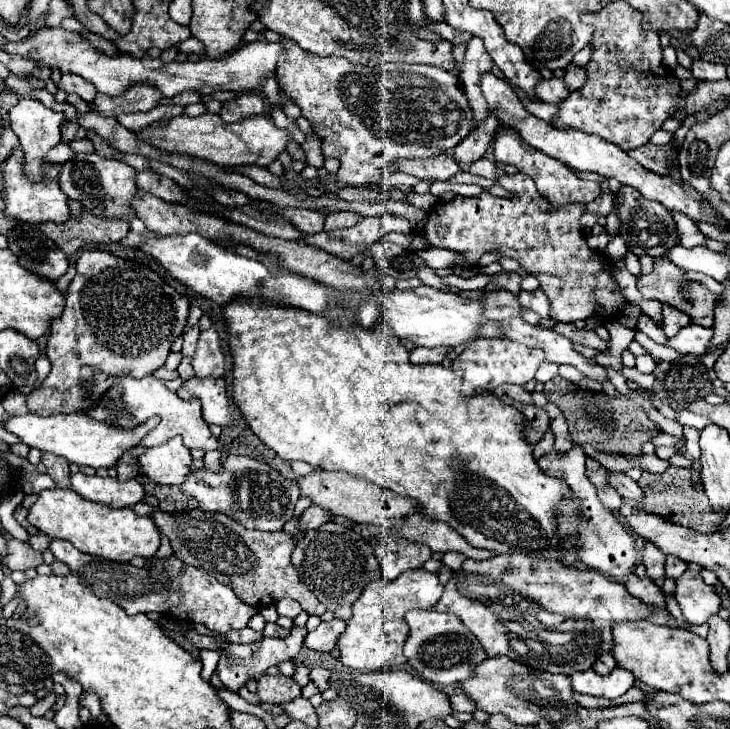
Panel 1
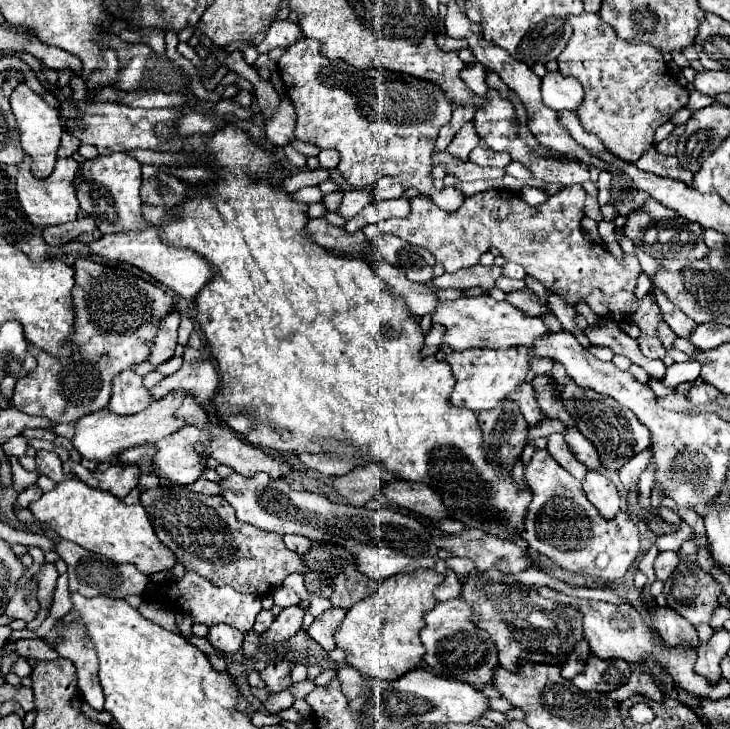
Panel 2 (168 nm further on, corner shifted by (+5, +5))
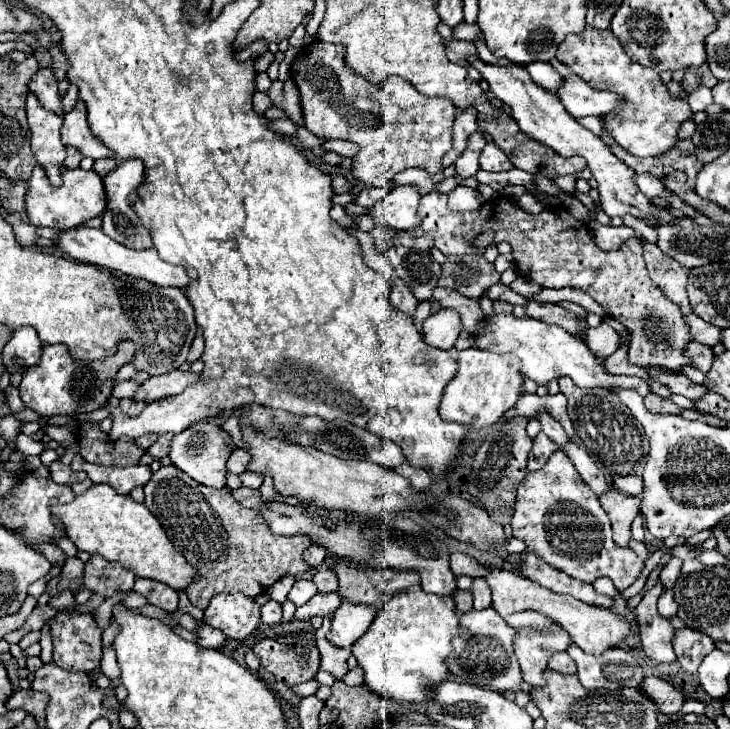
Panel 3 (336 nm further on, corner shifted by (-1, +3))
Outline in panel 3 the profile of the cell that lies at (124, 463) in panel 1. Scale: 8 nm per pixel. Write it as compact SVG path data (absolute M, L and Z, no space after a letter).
M160 436L150 448L148 448L148 454L150 456L154 456L154 458L164 458L164 456L168 456L168 452L170 452L170 440L172 440L172 436Z

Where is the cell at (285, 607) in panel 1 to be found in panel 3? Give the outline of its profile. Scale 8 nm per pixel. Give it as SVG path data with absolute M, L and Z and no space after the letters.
M296 580L290 594L288 594L288 600L292 600L296 606L302 606L306 604L314 594L318 592L316 584L312 580Z

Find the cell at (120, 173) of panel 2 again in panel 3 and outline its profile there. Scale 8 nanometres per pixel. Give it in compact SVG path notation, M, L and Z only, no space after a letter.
M126 160L126 162L118 164L108 176L104 176L108 206L106 206L106 212L102 214L102 222L104 222L102 230L118 244L124 244L134 250L152 248L152 234L150 234L150 230L146 230L142 226L142 222L132 206L132 196L134 196L136 188L142 184L142 176L144 176L144 164L140 160Z

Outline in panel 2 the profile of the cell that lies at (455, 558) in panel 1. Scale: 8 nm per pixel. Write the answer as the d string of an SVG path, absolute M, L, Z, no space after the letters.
M450 556L450 558L446 558L446 568L454 570L454 572L458 574L458 578L460 578L460 580L464 580L464 578L468 576L468 572L472 572L476 566L474 566L474 562L472 562L470 558Z

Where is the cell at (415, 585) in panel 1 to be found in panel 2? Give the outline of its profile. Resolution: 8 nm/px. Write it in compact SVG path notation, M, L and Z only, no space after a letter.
M416 570L408 574L396 574L384 580L376 592L354 604L340 628L334 634L336 646L346 654L346 664L356 668L366 678L396 680L404 672L416 668L424 656L418 630L424 626L424 612L436 606L432 588L444 580L434 570Z

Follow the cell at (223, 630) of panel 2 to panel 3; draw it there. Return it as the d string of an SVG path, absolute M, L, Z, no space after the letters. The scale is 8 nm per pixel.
M198 622L198 630L194 634L196 634L196 644L202 648L214 648L216 650L226 642L226 636L222 630L206 626L204 622Z

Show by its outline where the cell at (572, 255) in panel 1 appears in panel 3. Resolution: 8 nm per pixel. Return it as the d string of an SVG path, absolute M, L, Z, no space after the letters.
M430 192L420 200L420 216L422 224L410 230L390 227L372 230L377 250L384 253L398 245L408 246L410 250L430 250L436 246L442 254L484 254L486 246L506 240L512 246L522 276L542 288L580 288L588 292L608 316L620 320L630 332L630 364L668 372L682 372L686 366L692 366L692 360L686 356L686 344L692 342L690 328L686 328L678 304L668 300L650 280L638 238L628 238L616 252L602 252L590 238L586 242L578 240L584 224L574 220L566 210L544 210L532 216L508 198L490 200L474 212L452 212L446 194Z

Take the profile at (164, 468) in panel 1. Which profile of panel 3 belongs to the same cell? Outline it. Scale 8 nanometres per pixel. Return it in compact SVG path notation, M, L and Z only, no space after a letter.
M200 420L198 424L192 424L190 428L186 428L186 432L180 432L174 436L172 448L170 448L170 460L174 466L178 466L182 472L186 472L196 482L200 482L204 486L212 486L212 488L224 488L226 474L228 474L226 462L228 462L232 450L234 450L232 438L228 432L224 432L214 422Z

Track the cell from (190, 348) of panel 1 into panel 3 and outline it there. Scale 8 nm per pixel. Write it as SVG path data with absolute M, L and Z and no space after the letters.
M174 370L174 372L162 374L162 376L152 376L138 386L134 398L154 402L154 400L164 398L164 396L180 394L186 386L194 384L198 378L200 378L200 374L182 372L182 370Z

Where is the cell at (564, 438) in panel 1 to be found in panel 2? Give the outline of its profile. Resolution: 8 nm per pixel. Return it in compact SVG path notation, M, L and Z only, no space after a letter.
M550 434L546 448L548 448L548 452L552 454L552 458L554 458L560 466L564 466L576 480L584 480L588 468L586 468L582 462L578 462L576 456L570 452L570 448L568 448L568 444L566 444L566 440L564 440L564 434Z

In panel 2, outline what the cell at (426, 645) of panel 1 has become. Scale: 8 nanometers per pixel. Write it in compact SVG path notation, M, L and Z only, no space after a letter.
M448 600L448 602L438 602L434 610L424 614L424 628L420 630L420 640L422 646L426 648L424 654L424 664L428 668L438 668L440 676L452 678L452 680L464 680L470 684L486 684L492 680L494 668L498 666L496 658L496 646L490 640L488 632L480 630L472 620L470 620L470 606L464 600Z

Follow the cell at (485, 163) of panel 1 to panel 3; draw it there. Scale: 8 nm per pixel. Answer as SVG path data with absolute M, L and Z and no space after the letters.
M486 144L480 156L480 168L486 172L506 172L512 170L510 158L496 146L496 144Z

